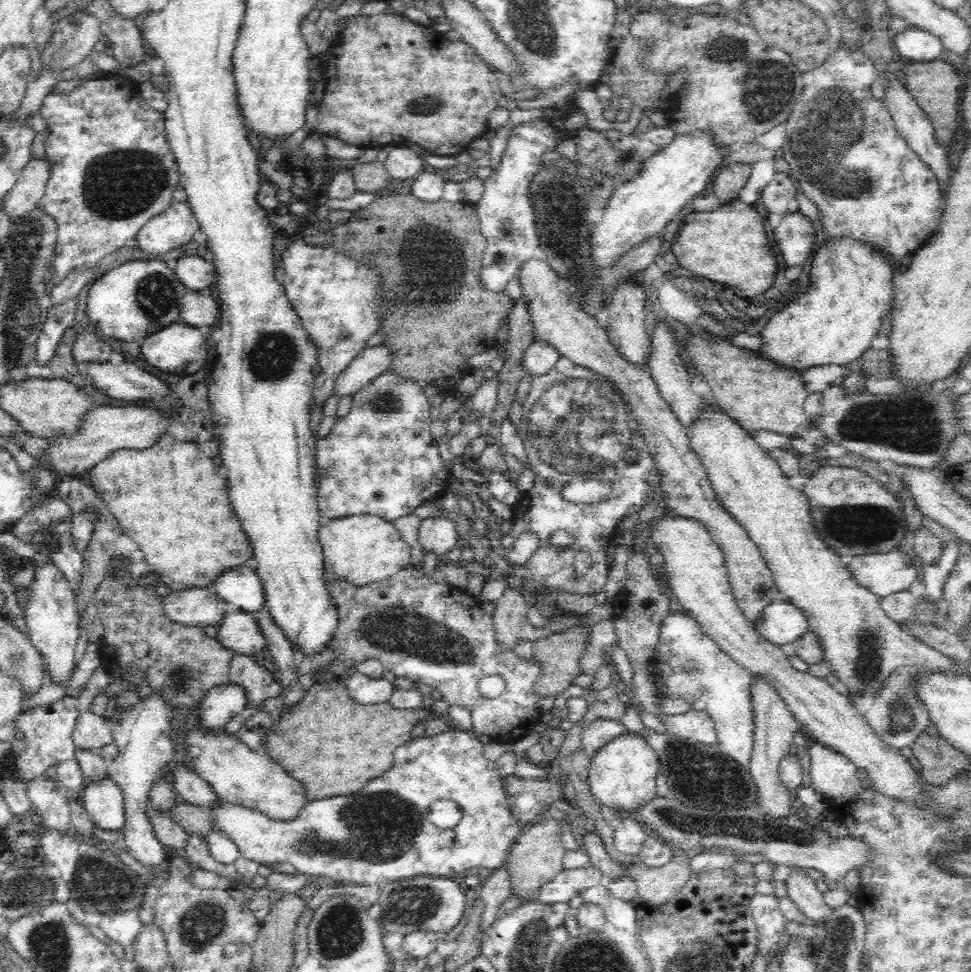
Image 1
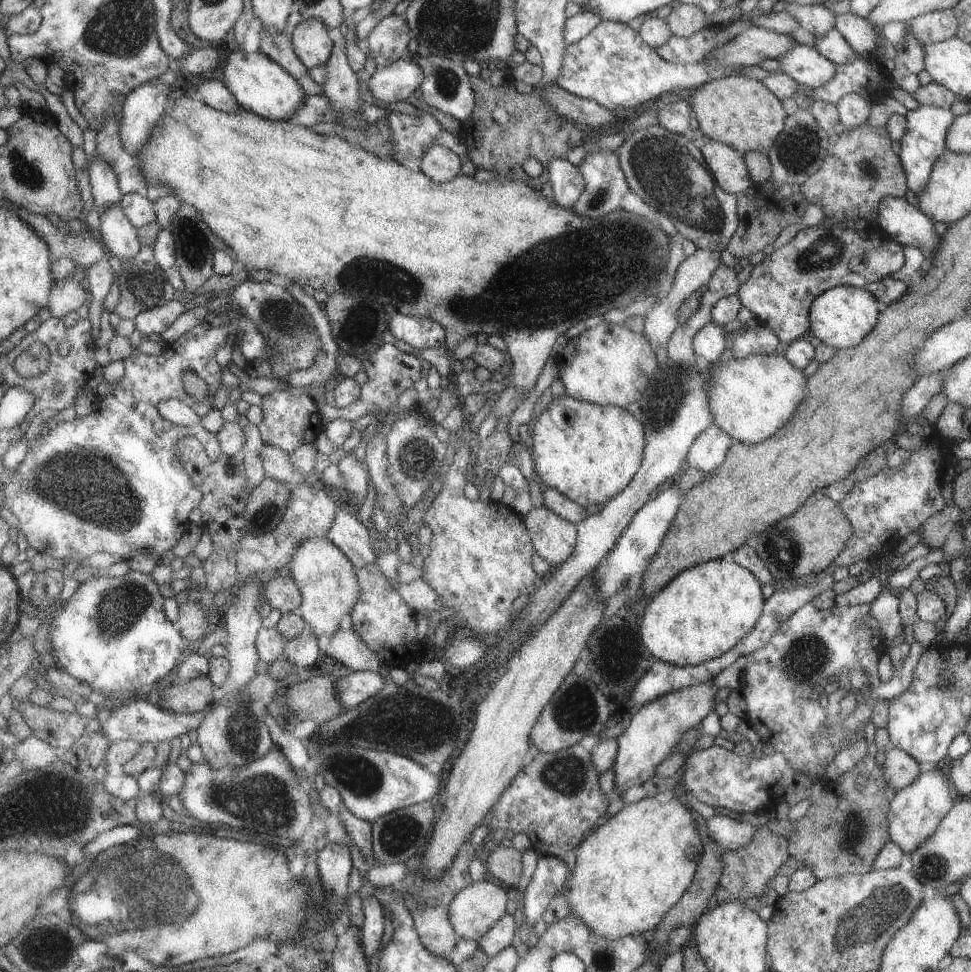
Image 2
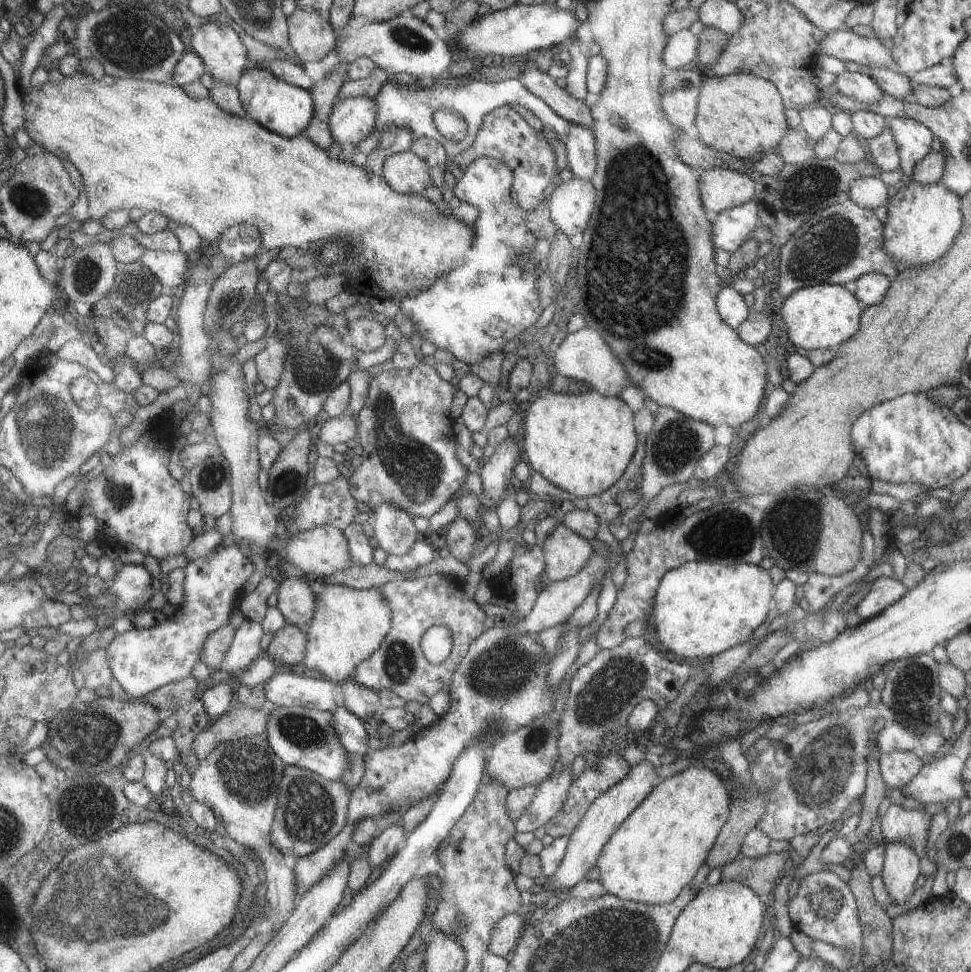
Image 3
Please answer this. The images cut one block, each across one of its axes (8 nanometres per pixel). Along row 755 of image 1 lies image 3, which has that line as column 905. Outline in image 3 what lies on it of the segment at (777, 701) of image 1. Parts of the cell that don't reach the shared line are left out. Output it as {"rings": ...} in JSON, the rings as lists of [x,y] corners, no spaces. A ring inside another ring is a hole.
{"rings":[[[892,751],[880,754],[878,770],[884,785],[892,789],[903,789],[923,767],[921,758],[911,751]]]}

